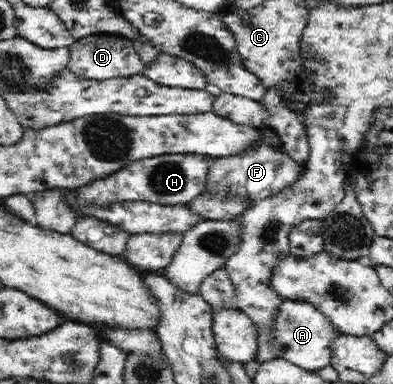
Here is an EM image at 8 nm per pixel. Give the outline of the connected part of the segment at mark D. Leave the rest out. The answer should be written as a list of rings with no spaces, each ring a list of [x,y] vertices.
[[[99,33],[76,40],[70,46],[70,59],[68,68],[75,74],[93,79],[107,80],[116,78],[127,78],[142,73],[146,62],[131,45],[131,39],[124,35],[114,33]]]

